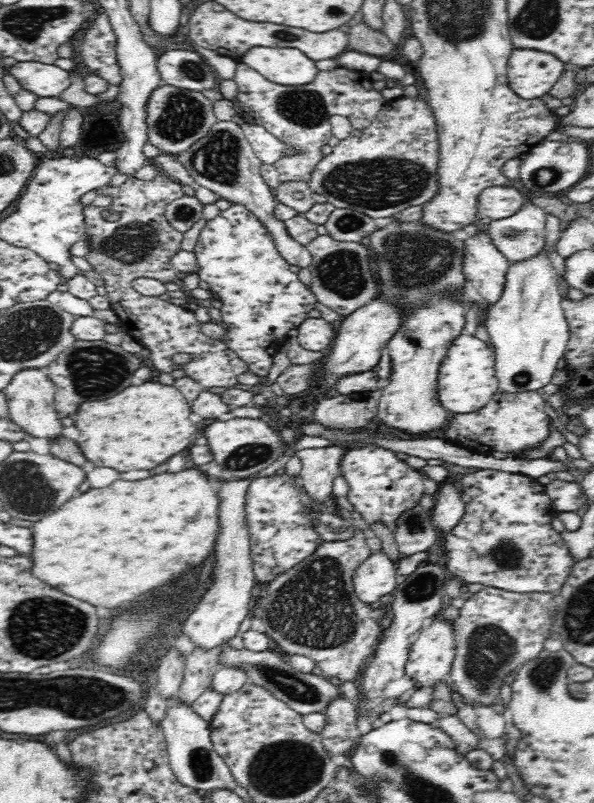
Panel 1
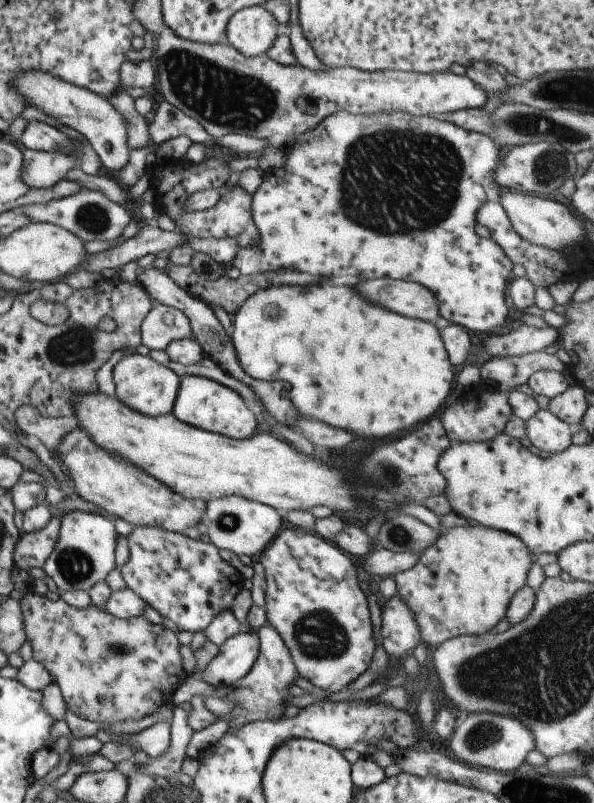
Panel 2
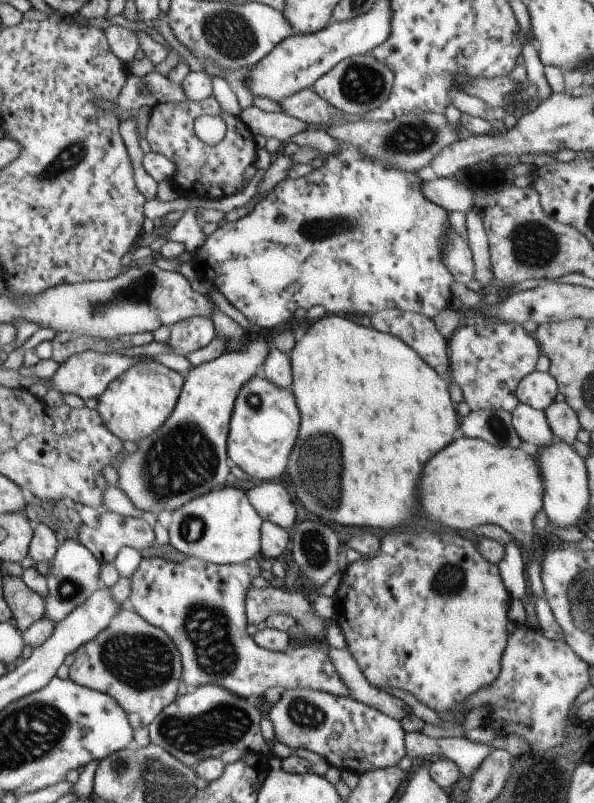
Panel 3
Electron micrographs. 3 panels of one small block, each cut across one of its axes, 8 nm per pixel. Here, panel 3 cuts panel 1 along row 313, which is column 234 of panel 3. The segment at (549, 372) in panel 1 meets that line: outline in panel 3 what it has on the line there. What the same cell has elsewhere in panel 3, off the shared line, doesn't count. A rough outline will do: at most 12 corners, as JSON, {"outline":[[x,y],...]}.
{"outline":[[226,485],[173,510],[168,543],[218,565],[260,558],[261,521]]}

